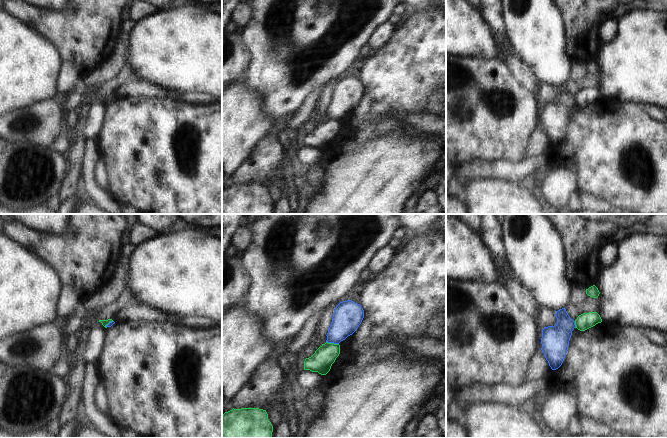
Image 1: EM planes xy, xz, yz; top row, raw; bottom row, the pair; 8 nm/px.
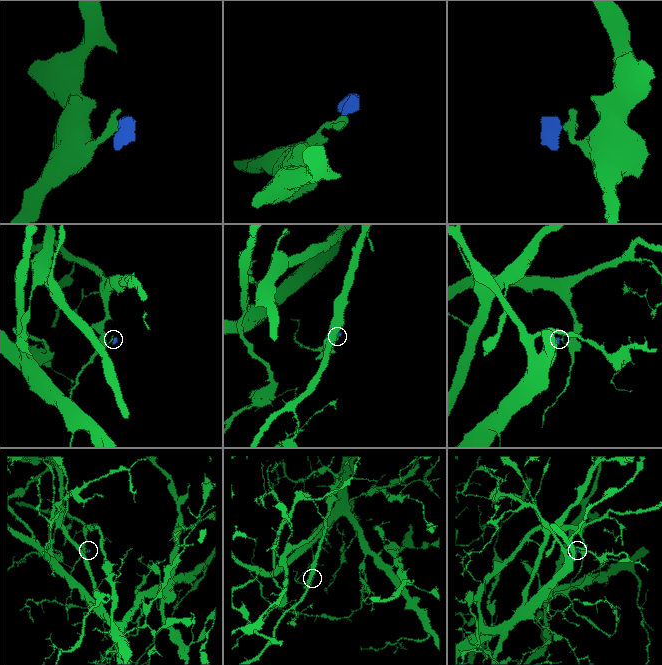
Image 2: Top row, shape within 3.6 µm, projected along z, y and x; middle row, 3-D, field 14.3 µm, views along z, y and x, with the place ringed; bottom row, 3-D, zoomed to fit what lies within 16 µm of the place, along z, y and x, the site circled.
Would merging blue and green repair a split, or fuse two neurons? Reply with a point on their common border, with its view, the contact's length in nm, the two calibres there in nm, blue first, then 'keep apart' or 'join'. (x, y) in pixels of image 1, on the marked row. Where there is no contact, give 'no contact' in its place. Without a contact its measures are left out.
xz (332, 342) | 110 nm | 220/180 nm | keep apart

